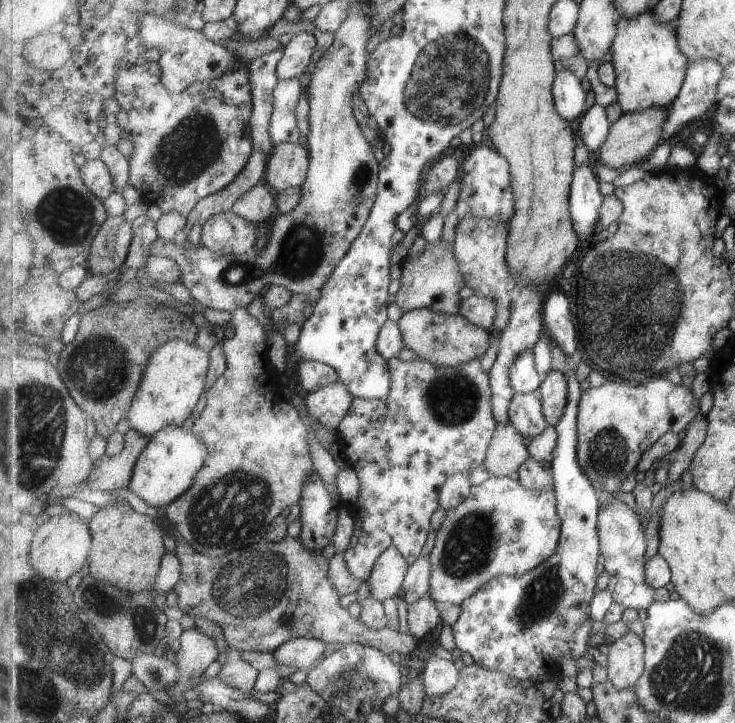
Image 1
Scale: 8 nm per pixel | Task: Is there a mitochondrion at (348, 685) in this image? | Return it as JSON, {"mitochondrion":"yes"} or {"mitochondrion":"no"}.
{"mitochondrion":"yes"}

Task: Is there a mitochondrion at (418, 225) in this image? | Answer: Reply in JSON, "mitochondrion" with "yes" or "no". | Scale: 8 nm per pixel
{"mitochondrion":"no"}

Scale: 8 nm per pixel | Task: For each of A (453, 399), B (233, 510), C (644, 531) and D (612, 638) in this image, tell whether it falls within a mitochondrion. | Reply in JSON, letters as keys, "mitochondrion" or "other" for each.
{"A":"mitochondrion","B":"mitochondrion","C":"other","D":"other"}

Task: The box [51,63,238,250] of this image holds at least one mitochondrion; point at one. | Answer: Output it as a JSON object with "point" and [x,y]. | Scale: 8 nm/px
{"point":[194,146]}

